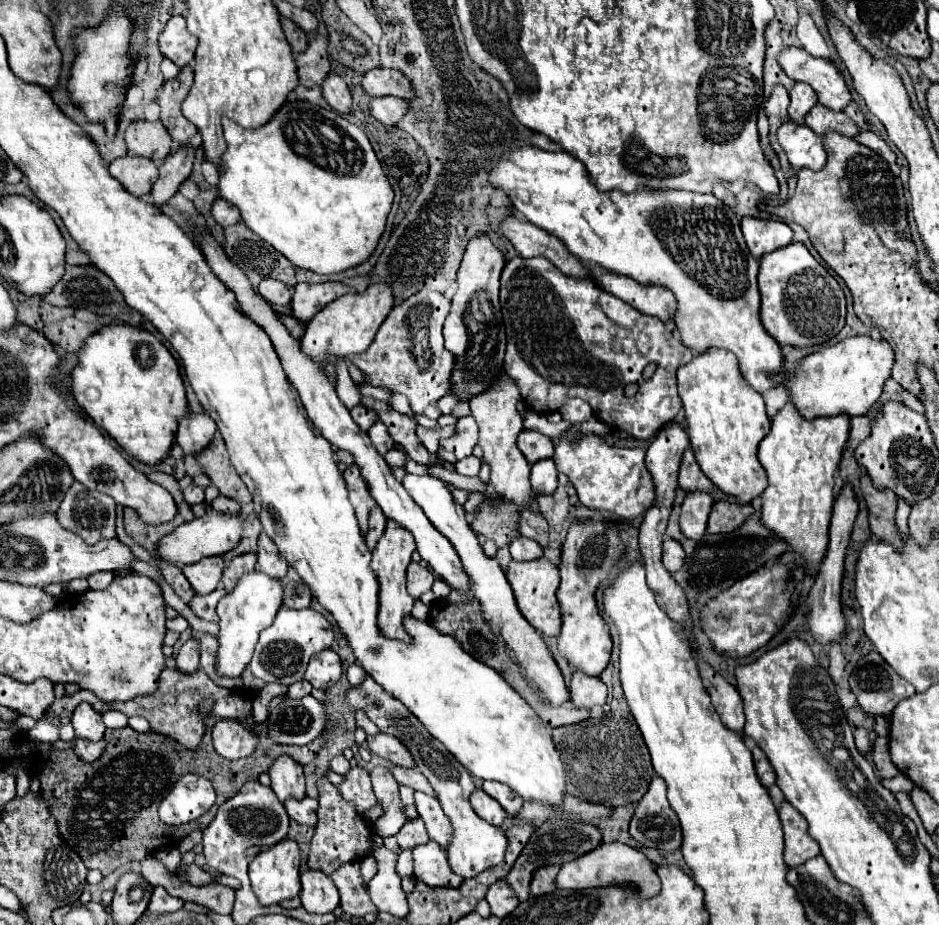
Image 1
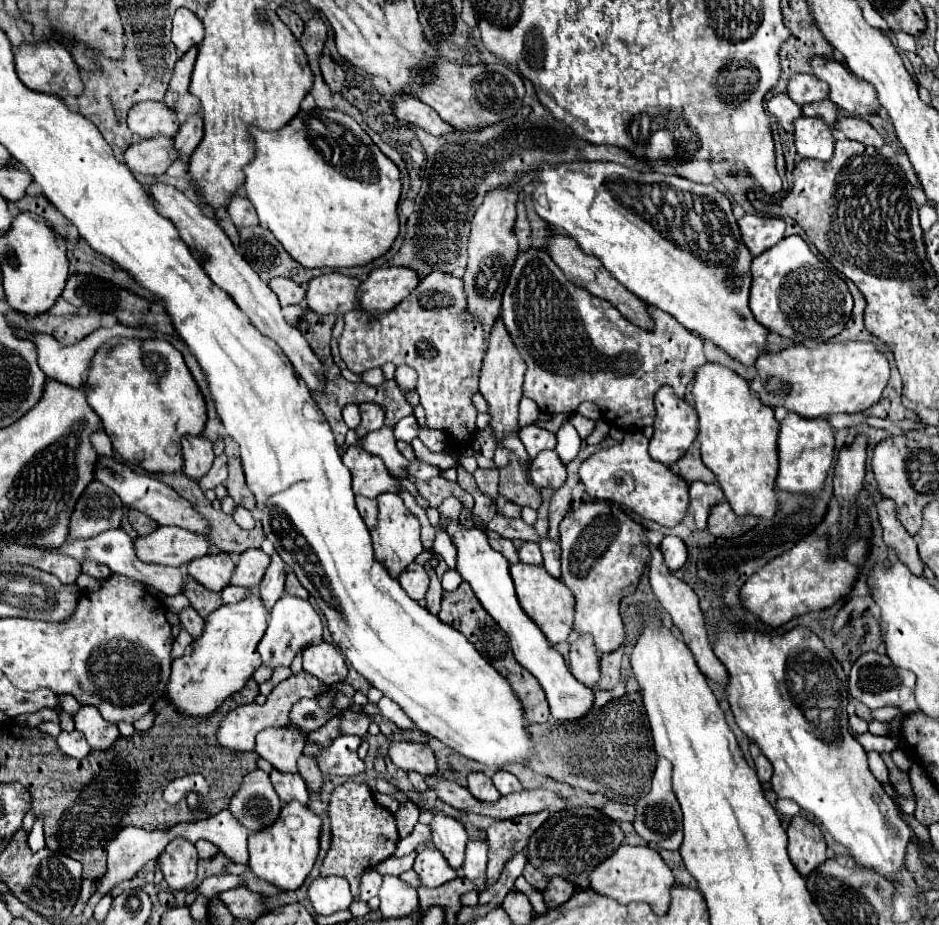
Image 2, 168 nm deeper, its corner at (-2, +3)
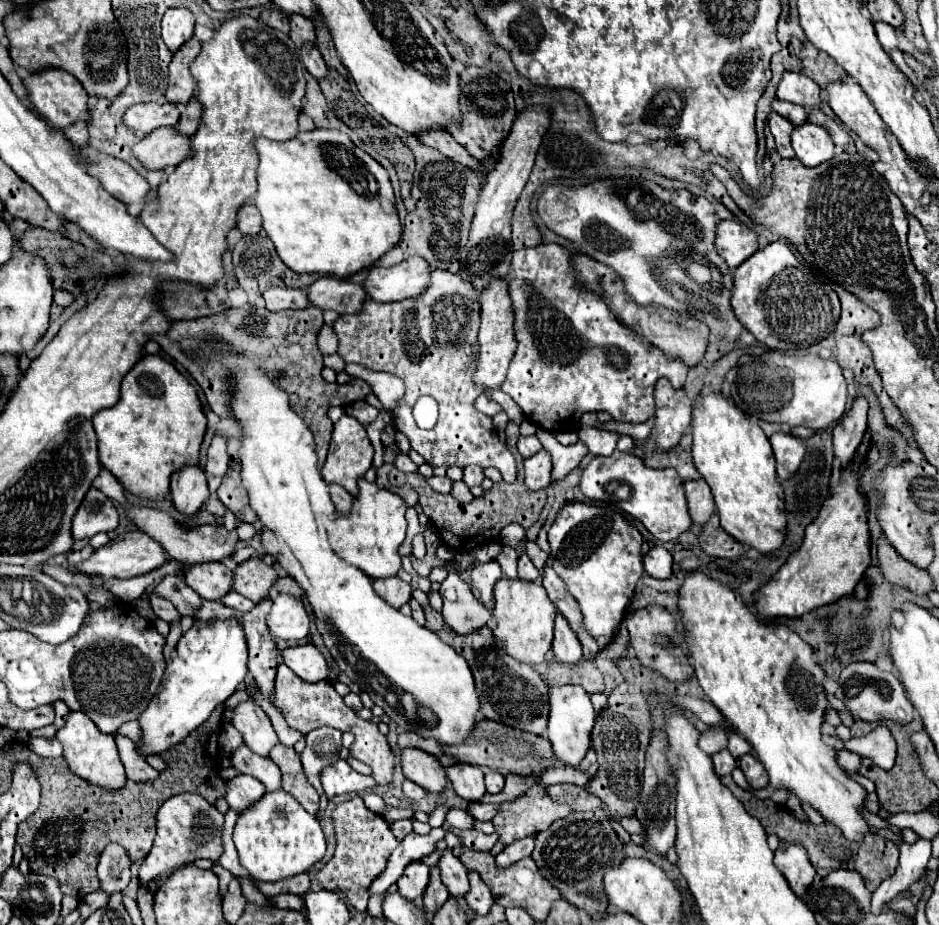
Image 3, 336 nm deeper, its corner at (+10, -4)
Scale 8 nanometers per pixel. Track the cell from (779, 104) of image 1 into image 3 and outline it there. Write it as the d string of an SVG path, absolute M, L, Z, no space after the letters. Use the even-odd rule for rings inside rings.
M776 113L770 115L770 121L768 123L770 123L770 131L772 131L774 139L776 139L776 151L782 157L792 159L794 157L794 149L790 145L790 135L794 131L794 125L788 119L784 119L782 115L776 115Z

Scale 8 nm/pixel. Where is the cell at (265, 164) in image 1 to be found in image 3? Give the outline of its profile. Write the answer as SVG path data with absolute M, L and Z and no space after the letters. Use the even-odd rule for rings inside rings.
M314 129L310 133L298 133L294 139L288 141L270 141L270 139L258 139L256 141L256 149L260 155L260 167L258 167L258 191L254 195L256 199L256 207L262 213L264 219L264 231L272 237L272 243L276 245L276 251L280 253L280 259L296 273L330 273L336 277L350 277L362 269L368 269L374 265L374 261L378 261L386 251L390 251L402 235L402 227L400 227L400 219L398 219L398 211L396 211L396 201L394 201L394 191L392 191L392 183L388 179L386 169L372 159L366 151L358 149L348 135L334 131L334 129Z

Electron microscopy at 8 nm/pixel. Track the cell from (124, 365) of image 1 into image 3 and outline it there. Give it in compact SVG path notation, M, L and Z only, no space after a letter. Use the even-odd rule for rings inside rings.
M144 355L124 377L120 401L96 413L92 423L102 467L108 469L128 493L162 501L170 495L172 477L172 503L182 515L194 517L208 501L206 475L200 467L192 467L198 465L200 459L206 415L196 389L160 355Z

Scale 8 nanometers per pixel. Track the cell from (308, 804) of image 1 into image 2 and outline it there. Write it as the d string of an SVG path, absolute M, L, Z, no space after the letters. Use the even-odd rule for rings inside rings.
M272 770L270 778L272 778L276 794L280 796L280 800L284 804L292 802L292 800L298 800L304 806L308 804L308 788L306 788L302 776L298 776L298 774L280 774L278 770Z

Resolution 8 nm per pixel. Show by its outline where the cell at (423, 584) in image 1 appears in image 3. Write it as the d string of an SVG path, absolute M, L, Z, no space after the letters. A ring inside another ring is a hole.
M398 577L374 579L372 587L394 609L398 609L398 607L402 607L404 603L410 601L410 585L404 583L402 579L398 579Z

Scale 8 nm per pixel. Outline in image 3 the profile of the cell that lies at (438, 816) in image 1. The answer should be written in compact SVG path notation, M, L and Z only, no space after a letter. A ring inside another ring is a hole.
M446 851L438 865L442 871L442 881L448 887L450 895L464 897L468 893L468 869L460 863L460 859L454 857L452 851Z

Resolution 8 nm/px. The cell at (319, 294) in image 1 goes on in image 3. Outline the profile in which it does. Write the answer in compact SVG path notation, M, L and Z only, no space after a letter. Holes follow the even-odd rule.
M320 277L310 285L308 299L322 311L332 309L338 313L360 313L366 301L366 291L362 285L346 279Z

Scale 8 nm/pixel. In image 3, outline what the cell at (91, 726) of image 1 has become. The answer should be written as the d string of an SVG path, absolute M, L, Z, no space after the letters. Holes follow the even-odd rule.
M72 711L68 715L66 725L56 733L56 739L64 747L64 759L72 775L108 791L118 791L124 787L126 775L124 775L124 765L120 761L114 735L102 733L88 715L84 715L82 711Z

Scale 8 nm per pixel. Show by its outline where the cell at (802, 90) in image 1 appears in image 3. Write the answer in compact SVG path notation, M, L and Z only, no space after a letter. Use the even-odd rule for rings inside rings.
M784 73L778 89L776 89L776 97L780 101L790 101L796 105L802 105L806 109L812 107L820 107L822 97L820 97L822 89L806 75L802 73Z

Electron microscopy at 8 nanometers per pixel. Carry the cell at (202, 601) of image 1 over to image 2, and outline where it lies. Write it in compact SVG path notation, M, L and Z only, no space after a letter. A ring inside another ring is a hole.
M226 586L222 592L220 592L220 598L224 604L228 602L240 602L242 598L248 596L248 588L240 588L240 586Z

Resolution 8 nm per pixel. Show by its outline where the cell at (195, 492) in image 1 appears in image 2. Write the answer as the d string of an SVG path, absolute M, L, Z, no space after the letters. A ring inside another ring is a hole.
M220 454L220 456L214 460L212 468L208 470L208 474L206 474L204 478L200 478L198 486L200 486L202 490L216 488L218 484L222 484L222 482L226 480L226 476L228 476L228 470L226 470L226 454Z

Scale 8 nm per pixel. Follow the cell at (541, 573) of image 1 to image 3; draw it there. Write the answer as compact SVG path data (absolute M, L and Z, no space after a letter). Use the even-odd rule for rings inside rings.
M500 579L494 585L494 637L504 643L504 649L510 657L522 663L542 663L546 661L546 655L552 645L552 633L554 633L554 617L556 617L556 607L544 593L544 587L538 581L522 581L522 579Z

